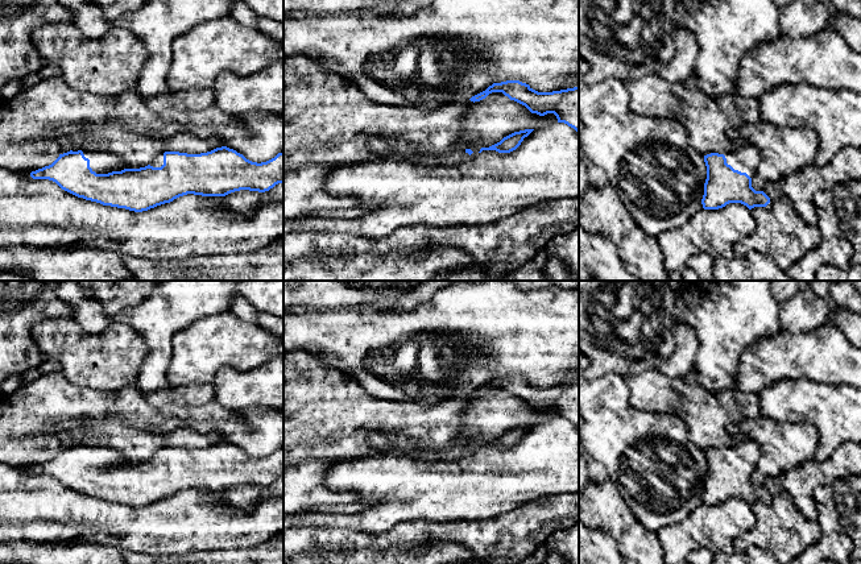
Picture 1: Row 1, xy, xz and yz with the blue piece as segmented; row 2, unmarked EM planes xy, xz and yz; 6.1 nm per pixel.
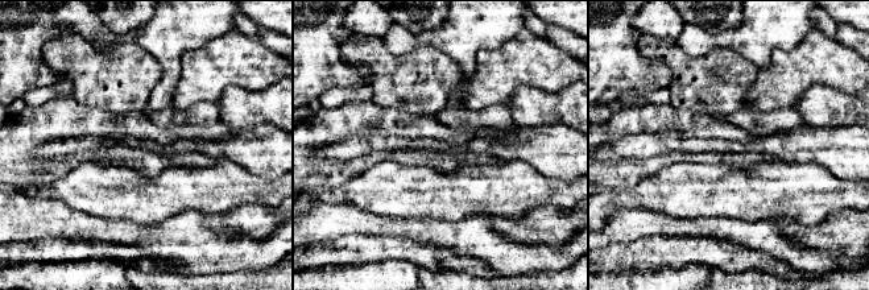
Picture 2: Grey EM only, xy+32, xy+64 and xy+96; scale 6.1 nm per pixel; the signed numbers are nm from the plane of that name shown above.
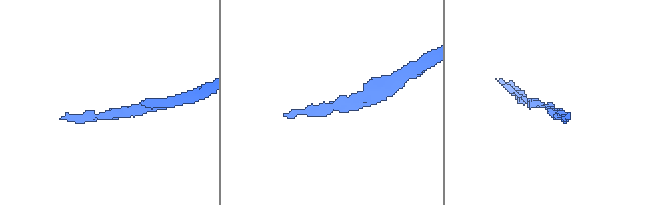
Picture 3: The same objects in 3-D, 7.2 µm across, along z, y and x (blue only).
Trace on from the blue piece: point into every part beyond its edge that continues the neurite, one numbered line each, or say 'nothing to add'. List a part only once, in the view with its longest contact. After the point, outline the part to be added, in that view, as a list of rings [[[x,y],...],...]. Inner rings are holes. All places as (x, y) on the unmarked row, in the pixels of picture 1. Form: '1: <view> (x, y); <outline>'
1: xy (100, 457); [[[82,445],[84,452],[90,455],[90,463],[96,469],[108,469],[112,466],[121,466],[125,463],[124,457],[111,449],[104,447],[92,447],[92,445]]]

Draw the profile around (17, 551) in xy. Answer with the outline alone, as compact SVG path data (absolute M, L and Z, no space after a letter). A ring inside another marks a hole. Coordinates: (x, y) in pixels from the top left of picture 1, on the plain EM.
M12 540L0 543L0 564L127 564L121 550L111 544L30 543Z

